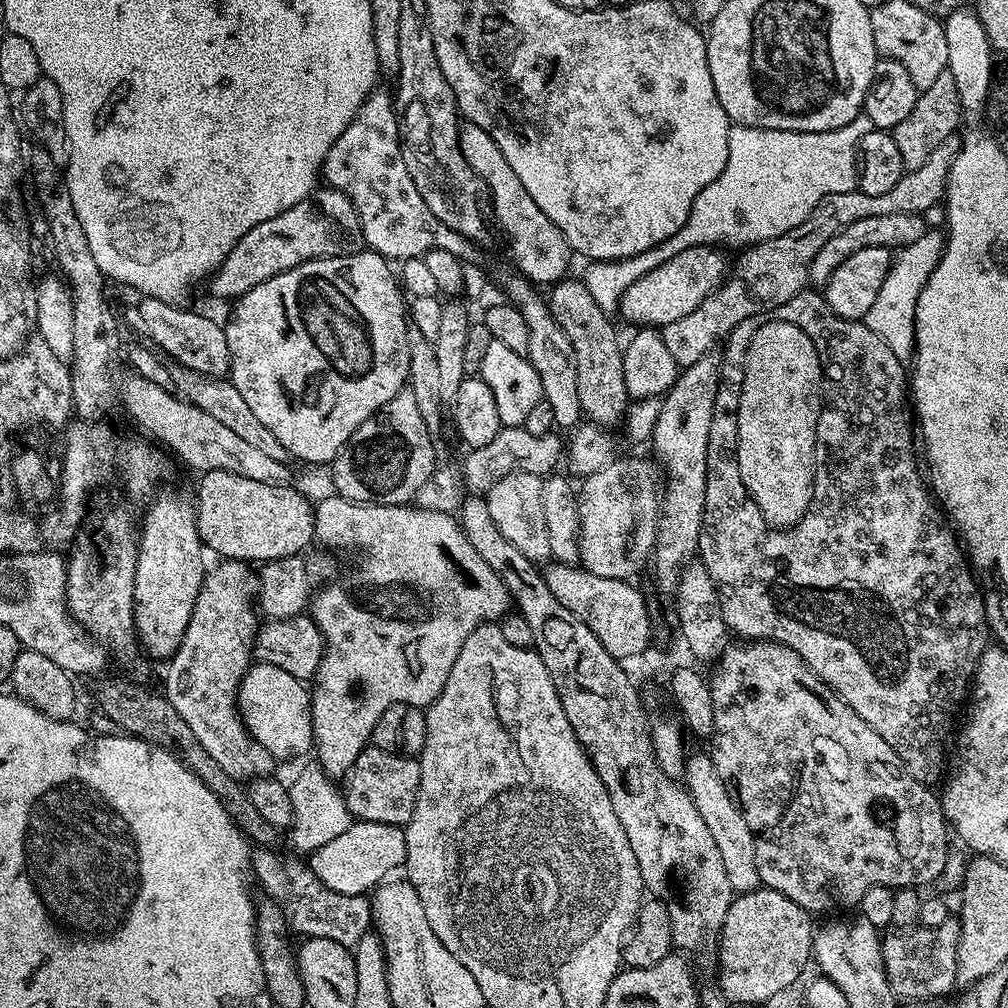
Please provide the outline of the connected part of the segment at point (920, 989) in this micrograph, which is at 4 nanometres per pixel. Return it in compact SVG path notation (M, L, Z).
M949 918L940 926L933 928L913 927L911 930L893 931L893 936L885 935L880 945L884 973L892 987L892 994L897 1001L904 1000L936 1000L947 994L951 988L957 987L956 967L958 966L958 942L960 941L960 921Z

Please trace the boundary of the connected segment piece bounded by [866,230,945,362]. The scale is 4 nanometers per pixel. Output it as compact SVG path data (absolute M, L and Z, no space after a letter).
M928 230L922 238L918 238L918 242L899 249L892 257L886 282L882 282L882 290L878 290L878 298L874 298L874 306L870 306L868 311L866 325L902 362L913 359L916 350L916 303L930 274L934 274L934 266L938 266L940 255L944 253L944 242L945 237L941 233L939 236Z

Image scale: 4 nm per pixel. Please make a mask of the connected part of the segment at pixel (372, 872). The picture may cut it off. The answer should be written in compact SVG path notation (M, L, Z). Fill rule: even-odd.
M356 820L353 821L352 825L350 825L350 827L348 828L348 830L346 830L346 832L339 834L336 838L334 838L334 840L328 842L328 844L325 844L325 846L322 846L322 848L318 849L314 853L311 853L309 855L308 860L310 860L310 868L313 874L317 877L315 879L323 887L326 887L338 893L342 893L343 896L358 898L361 897L362 895L365 895L366 893L369 893L370 891L373 891L380 883L383 883L392 874L390 873L392 870L396 868L398 870L400 867L403 867L405 856L406 856L406 840L403 827L388 825L386 823L374 823L374 822Z

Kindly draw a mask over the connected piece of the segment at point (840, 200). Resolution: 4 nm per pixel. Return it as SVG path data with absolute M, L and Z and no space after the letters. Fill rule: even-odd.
M955 139L947 140L922 166L905 171L904 176L894 186L894 190L886 190L886 194L862 194L859 190L846 194L830 194L802 222L802 226L794 226L794 230L786 230L773 240L764 240L743 249L744 252L737 260L730 275L721 283L712 295L708 296L686 318L678 318L678 322L665 324L662 335L666 342L666 350L674 357L677 369L683 370L694 366L698 358L709 355L712 348L721 338L727 338L738 326L738 322L755 316L763 317L772 314L776 307L782 306L790 298L807 289L808 267L814 262L814 254L834 238L842 228L850 226L850 222L859 222L861 218L874 218L874 214L928 214L932 207L943 201L948 190L948 175L952 159L956 156L958 144ZM763 312L766 312L763 314ZM720 336L720 337L719 337Z

